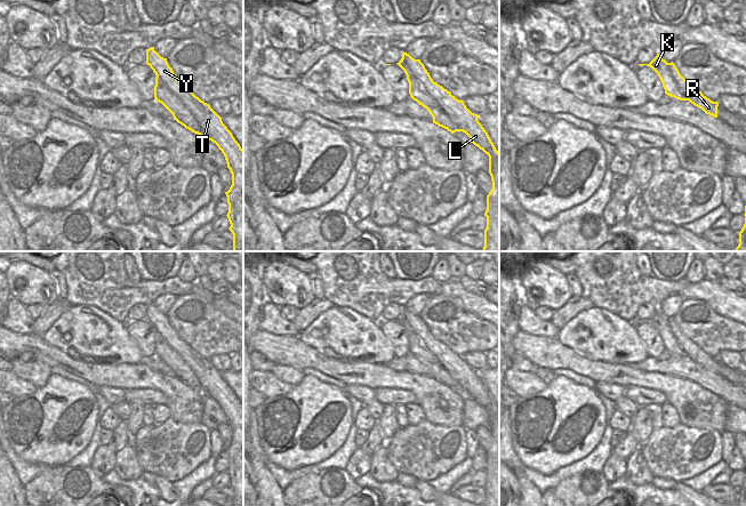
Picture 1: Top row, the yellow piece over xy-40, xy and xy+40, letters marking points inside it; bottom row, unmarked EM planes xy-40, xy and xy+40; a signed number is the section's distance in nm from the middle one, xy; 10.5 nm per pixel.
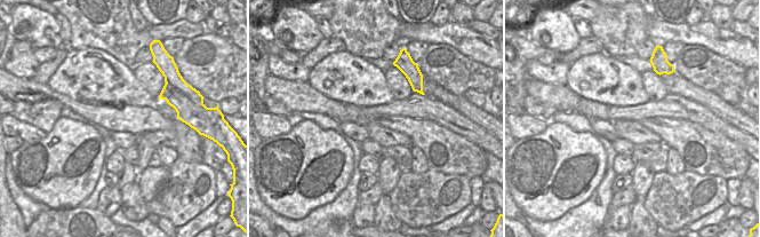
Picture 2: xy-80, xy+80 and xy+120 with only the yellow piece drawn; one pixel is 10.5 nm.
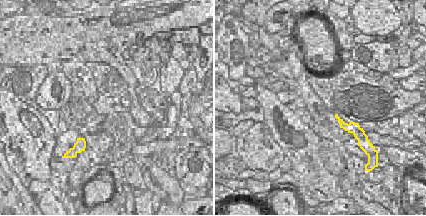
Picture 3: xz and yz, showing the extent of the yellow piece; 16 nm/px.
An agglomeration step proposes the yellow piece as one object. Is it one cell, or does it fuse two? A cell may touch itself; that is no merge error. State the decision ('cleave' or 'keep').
cleave

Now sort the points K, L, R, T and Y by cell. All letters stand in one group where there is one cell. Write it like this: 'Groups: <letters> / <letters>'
Groups: K / L R T Y

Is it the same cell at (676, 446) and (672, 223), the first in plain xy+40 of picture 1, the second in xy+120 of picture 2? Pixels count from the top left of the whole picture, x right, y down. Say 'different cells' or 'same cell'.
same cell

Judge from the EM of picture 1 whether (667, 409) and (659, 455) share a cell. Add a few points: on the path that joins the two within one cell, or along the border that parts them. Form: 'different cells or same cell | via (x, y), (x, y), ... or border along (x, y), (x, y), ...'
different cells | border along (680, 423), (672, 427), (663, 426)

